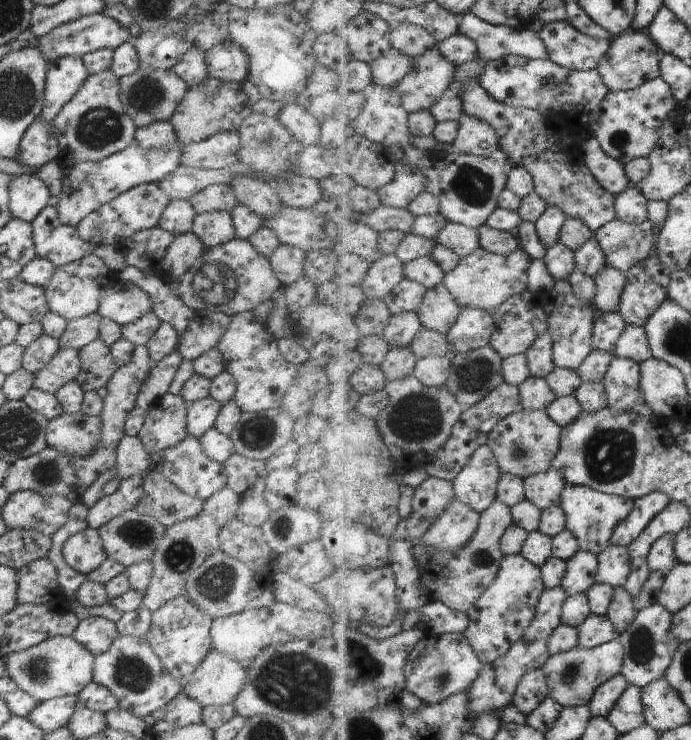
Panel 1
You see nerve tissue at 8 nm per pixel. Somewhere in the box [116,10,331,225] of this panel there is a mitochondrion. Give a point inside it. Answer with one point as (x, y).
(146, 95)

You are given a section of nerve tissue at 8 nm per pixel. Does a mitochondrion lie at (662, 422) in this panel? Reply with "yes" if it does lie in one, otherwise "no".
no

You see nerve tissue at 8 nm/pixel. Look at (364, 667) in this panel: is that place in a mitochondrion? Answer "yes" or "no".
yes

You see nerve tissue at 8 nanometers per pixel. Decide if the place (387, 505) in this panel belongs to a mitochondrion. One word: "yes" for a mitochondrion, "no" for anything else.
no

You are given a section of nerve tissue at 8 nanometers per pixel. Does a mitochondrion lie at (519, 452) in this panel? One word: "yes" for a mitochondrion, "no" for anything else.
yes

